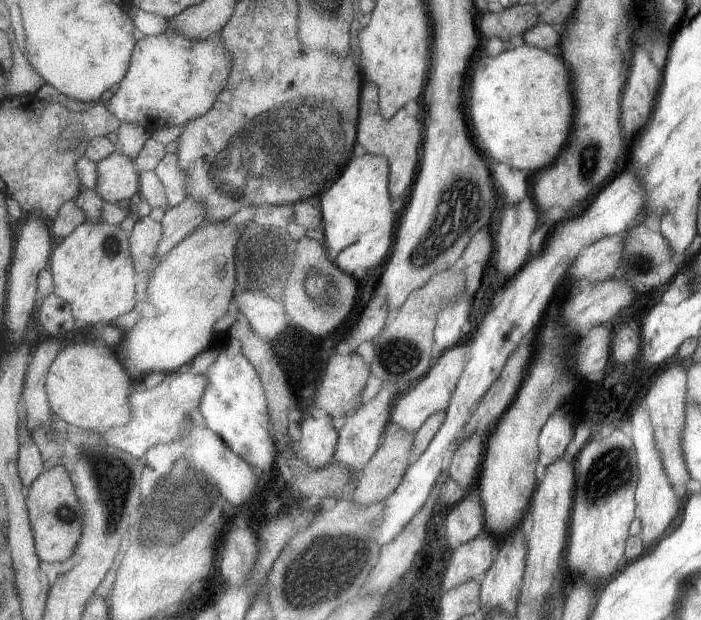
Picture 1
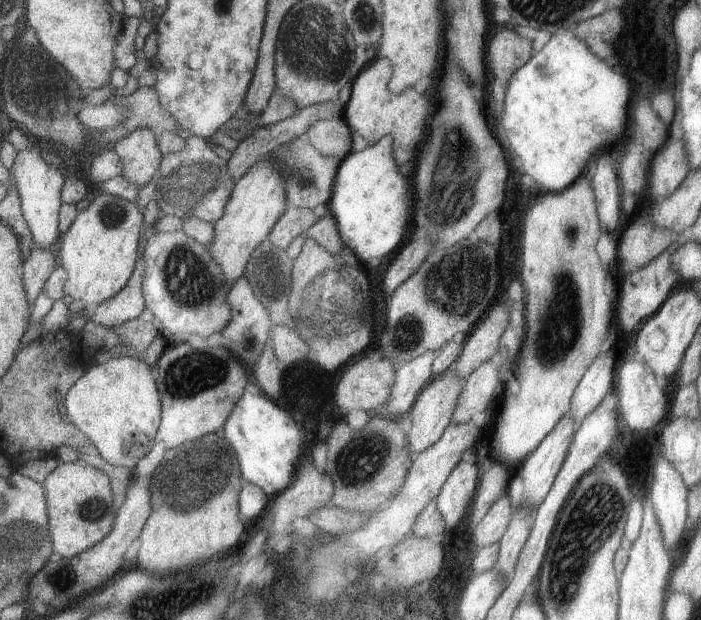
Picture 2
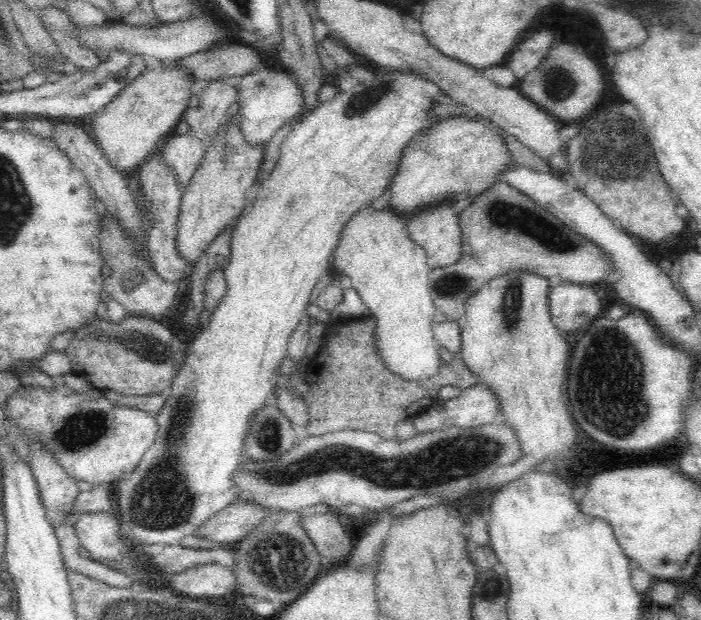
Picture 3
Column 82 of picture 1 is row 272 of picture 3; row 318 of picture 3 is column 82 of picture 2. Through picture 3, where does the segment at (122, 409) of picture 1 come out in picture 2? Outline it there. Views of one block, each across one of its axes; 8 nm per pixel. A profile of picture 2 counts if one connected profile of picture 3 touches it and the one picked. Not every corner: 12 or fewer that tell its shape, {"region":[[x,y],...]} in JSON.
{"region":[[139,358],[91,364],[67,390],[71,424],[135,472],[161,426]]}

